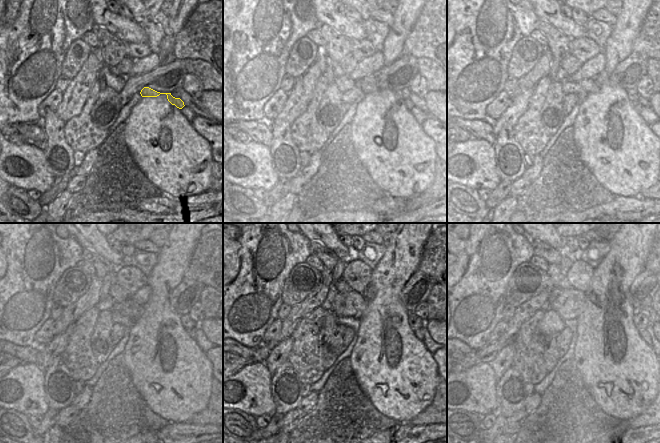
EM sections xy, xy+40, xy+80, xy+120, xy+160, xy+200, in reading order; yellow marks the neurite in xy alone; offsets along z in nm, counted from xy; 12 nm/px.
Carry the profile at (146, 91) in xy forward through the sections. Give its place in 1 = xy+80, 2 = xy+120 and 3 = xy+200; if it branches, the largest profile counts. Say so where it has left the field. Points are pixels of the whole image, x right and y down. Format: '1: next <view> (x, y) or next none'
1: next xy+80 (589, 85)
2: next xy+120 (128, 308)
3: next xy+200 (569, 304)

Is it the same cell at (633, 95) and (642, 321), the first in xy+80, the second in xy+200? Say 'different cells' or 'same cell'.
same cell

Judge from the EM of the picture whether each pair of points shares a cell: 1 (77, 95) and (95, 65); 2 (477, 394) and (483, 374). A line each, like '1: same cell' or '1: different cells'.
1: same cell
2: same cell

